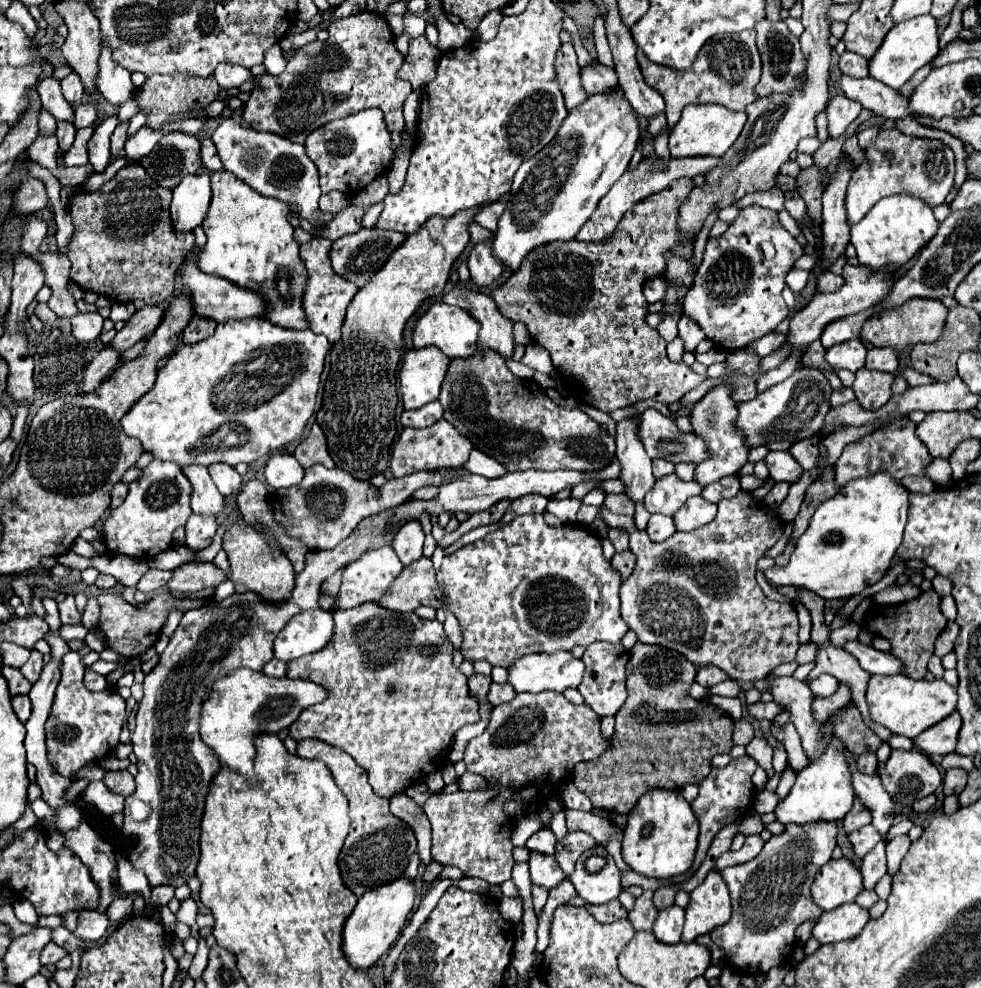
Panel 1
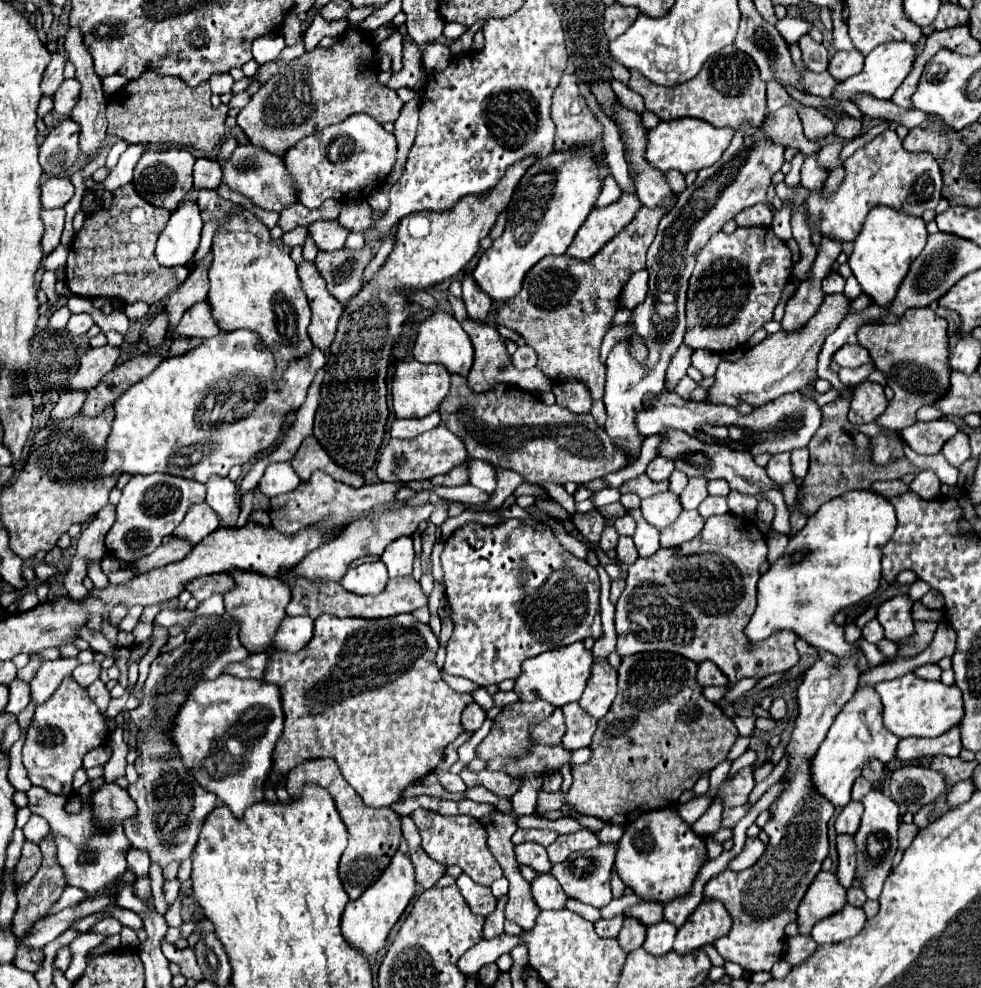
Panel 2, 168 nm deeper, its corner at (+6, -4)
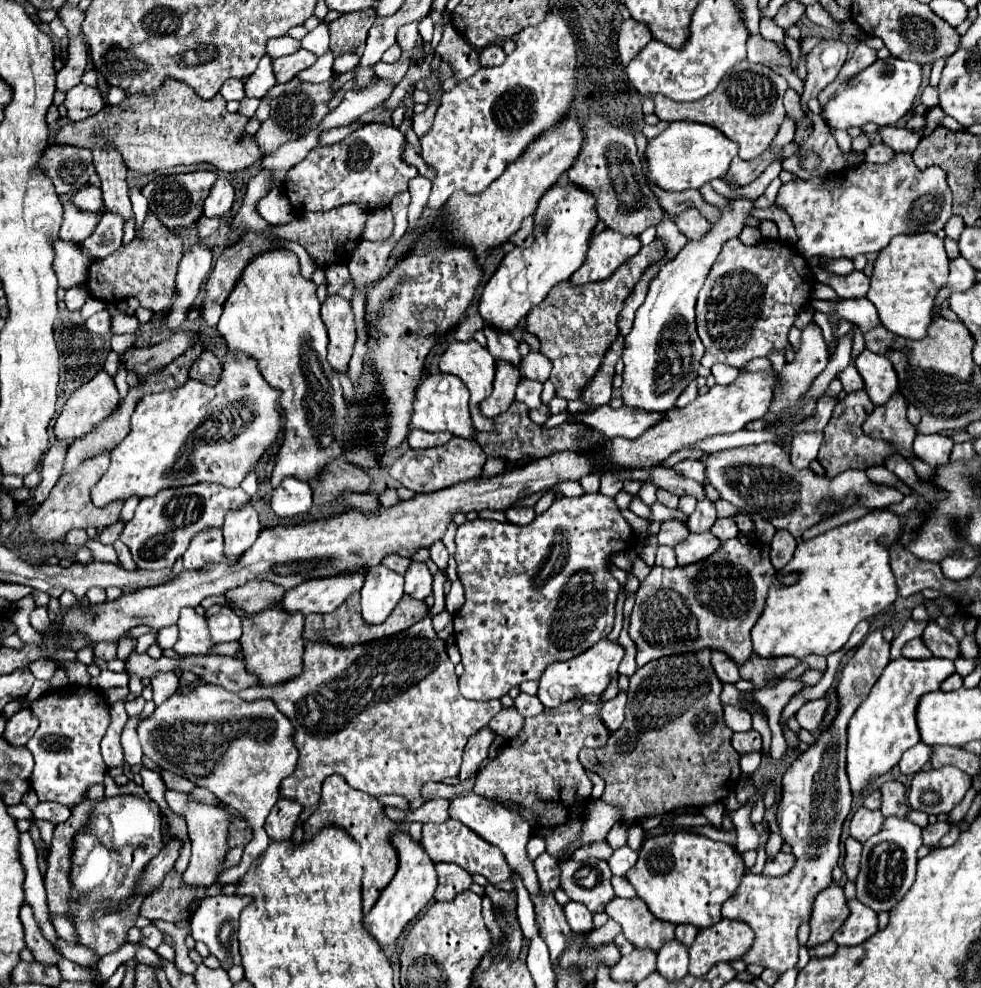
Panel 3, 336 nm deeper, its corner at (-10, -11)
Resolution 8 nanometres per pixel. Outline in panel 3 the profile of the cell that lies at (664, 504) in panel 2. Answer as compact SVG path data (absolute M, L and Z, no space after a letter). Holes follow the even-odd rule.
M664 521L660 531L658 531L658 541L660 545L668 545L668 547L676 547L678 543L682 543L688 537L688 527L686 523L680 521Z

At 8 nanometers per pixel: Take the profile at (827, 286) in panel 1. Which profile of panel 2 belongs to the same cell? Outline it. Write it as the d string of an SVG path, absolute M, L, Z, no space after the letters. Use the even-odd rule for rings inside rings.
M830 272L822 282L822 290L824 290L824 294L842 292L844 290L844 278L838 272Z

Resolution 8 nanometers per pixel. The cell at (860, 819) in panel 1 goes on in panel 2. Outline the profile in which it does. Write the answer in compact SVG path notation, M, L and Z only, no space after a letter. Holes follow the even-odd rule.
M850 802L836 818L836 832L854 836L856 830L860 828L860 818L862 818L862 802Z

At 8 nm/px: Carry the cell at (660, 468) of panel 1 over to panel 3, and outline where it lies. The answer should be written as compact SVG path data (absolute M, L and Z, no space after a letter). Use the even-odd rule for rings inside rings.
M686 459L686 461L680 461L678 465L674 465L674 471L688 477L688 479L694 479L698 483L704 483L706 481L706 467L702 461L694 461L694 459Z

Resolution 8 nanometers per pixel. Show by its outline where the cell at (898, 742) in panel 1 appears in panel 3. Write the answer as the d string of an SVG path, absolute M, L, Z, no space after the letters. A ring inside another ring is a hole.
M930 657L924 661L896 659L890 661L874 683L866 701L856 709L848 723L848 777L852 793L860 793L866 785L886 775L898 765L902 753L920 741L916 727L916 707L922 695L938 691L942 681L954 673L954 661Z

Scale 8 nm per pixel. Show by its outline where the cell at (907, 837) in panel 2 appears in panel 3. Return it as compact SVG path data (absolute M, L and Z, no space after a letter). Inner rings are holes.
M938 821L938 823L934 823L934 825L928 825L928 827L922 831L924 845L936 845L948 831L950 831L950 823L944 823L944 821Z

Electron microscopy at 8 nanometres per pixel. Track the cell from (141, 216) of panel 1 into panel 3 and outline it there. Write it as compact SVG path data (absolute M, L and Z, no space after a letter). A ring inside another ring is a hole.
M150 213L140 237L136 237L126 247L122 245L110 257L92 263L88 281L86 281L90 295L106 303L136 297L142 307L152 309L154 313L166 311L176 293L174 277L176 277L176 267L182 259L182 241L184 241L182 235L178 235L176 231L168 231Z

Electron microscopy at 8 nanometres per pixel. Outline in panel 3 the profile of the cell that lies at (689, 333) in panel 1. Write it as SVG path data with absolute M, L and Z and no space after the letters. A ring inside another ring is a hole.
M692 381L692 383L686 387L686 391L678 397L676 407L686 407L686 405L688 405L688 403L692 403L696 397L698 397L698 387L696 387L696 383Z

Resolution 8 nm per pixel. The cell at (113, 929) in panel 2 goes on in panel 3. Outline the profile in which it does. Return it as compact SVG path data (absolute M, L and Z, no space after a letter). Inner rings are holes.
M150 923L148 927L142 929L142 939L140 939L142 945L146 945L146 947L150 947L150 949L156 949L162 941L164 941L164 933L162 933L156 925Z

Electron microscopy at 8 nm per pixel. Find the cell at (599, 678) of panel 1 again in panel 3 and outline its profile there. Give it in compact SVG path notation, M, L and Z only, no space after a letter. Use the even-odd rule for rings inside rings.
M618 693L614 699L610 699L602 705L600 719L608 731L620 729L620 725L624 721L624 705L626 705L626 693Z

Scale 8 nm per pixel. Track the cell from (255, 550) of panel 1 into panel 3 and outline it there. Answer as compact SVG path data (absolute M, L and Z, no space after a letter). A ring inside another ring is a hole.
M280 605L272 607L270 611L262 611L252 615L250 619L242 621L244 633L240 637L240 645L244 651L244 665L254 671L260 679L260 687L272 683L284 683L284 679L294 679L304 669L302 653L304 653L304 617L300 613L286 613L280 611Z

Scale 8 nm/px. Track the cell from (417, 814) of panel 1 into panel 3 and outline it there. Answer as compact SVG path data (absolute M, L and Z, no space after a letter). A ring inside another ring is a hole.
M438 863L438 887L434 893L436 901L452 901L462 891L468 891L472 885L472 877L462 867L452 867L450 863Z

